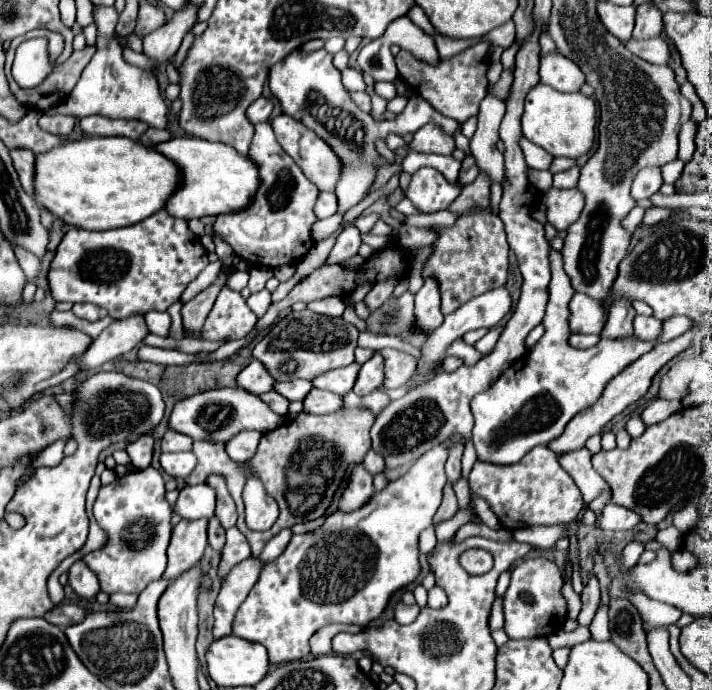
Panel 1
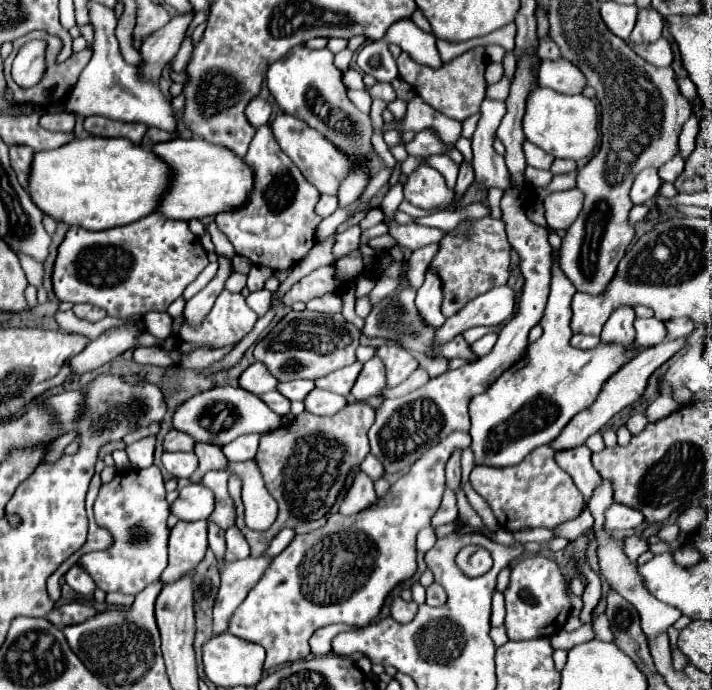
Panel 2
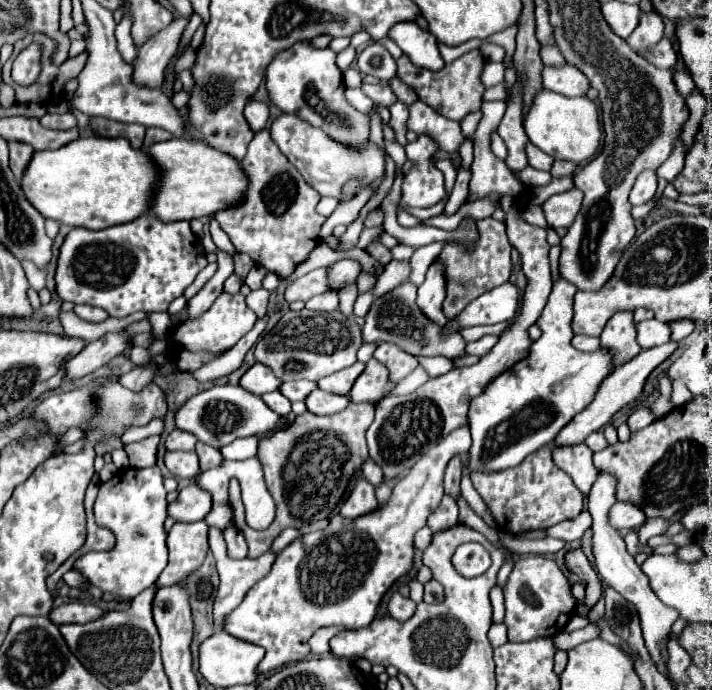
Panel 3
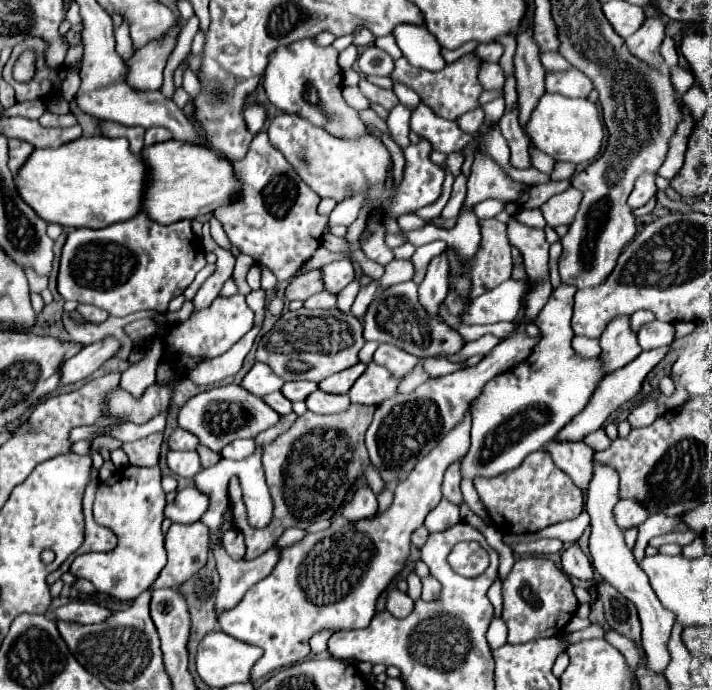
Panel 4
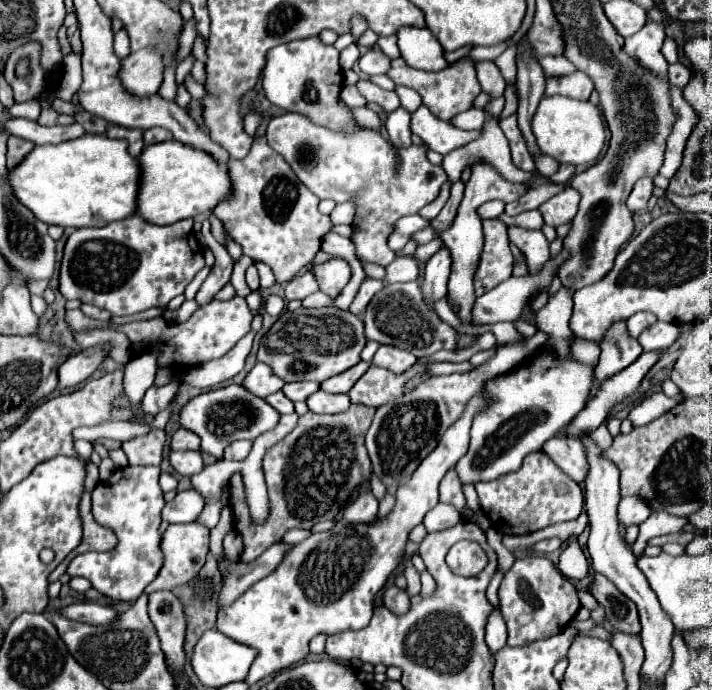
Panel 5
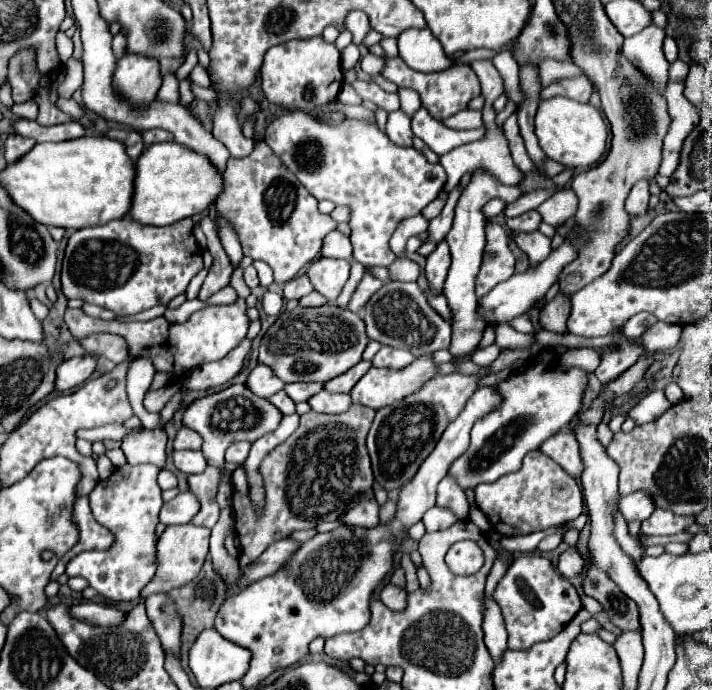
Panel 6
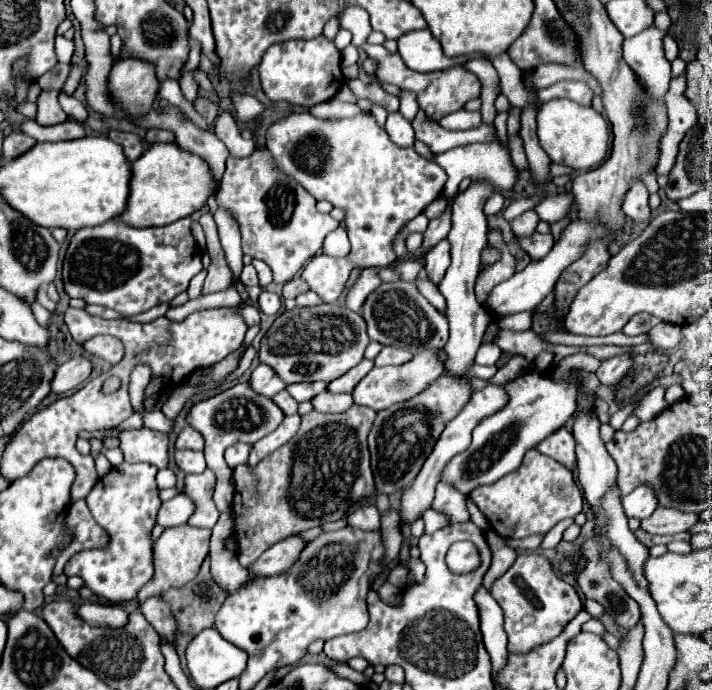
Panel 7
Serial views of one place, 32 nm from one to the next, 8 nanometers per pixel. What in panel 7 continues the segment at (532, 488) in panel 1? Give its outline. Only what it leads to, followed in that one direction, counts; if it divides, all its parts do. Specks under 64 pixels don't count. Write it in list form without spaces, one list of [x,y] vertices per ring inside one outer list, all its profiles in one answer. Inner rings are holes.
[[[532,450],[528,456],[524,456],[520,470],[502,476],[496,484],[474,488],[470,498],[484,512],[490,528],[504,538],[526,538],[536,532],[546,534],[560,520],[578,516],[584,504],[574,476],[562,464],[540,454],[538,450]]]

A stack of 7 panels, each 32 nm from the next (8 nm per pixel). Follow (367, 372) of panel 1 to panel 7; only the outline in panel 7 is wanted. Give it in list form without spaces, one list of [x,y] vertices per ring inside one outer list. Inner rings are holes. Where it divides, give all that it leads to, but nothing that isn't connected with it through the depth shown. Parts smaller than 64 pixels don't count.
[[[432,350],[420,352],[408,364],[404,364],[400,368],[390,368],[390,366],[372,368],[356,384],[356,388],[352,390],[352,398],[354,398],[356,404],[368,406],[368,408],[380,412],[382,408],[388,408],[396,402],[404,402],[404,400],[416,396],[416,392],[422,392],[430,384],[430,380],[436,380],[440,374],[442,374],[442,362],[438,360],[438,352],[432,352]]]

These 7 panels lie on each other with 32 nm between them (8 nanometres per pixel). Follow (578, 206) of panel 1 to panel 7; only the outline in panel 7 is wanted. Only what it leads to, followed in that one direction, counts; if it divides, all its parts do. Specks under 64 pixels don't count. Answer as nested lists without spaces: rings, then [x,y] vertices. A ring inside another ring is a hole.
[[[564,192],[564,194],[556,194],[556,196],[548,196],[544,202],[540,202],[536,206],[536,212],[538,216],[548,222],[548,224],[554,224],[554,222],[560,222],[562,218],[568,218],[570,216],[570,210],[574,206],[574,196],[572,192]]]

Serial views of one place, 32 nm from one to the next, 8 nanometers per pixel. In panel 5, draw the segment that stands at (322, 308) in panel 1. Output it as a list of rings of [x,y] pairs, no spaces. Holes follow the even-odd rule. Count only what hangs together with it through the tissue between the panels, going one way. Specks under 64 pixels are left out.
[[[316,292],[316,294],[308,296],[308,298],[302,302],[302,306],[306,306],[306,308],[324,308],[324,306],[332,306],[332,304],[334,304],[334,298],[330,298],[330,296],[324,294],[324,292]]]

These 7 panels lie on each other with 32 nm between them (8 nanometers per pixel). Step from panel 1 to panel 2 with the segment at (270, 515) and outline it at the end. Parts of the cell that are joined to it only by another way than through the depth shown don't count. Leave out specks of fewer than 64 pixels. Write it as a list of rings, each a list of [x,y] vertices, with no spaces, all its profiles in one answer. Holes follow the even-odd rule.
[[[248,460],[248,462],[232,462],[232,472],[240,474],[242,476],[243,487],[241,491],[241,498],[244,504],[244,514],[245,514],[245,523],[246,525],[253,530],[268,530],[276,516],[278,516],[278,504],[276,500],[268,494],[268,490],[264,488],[264,480],[260,476],[260,470],[256,470],[256,466],[252,464],[254,460]]]

